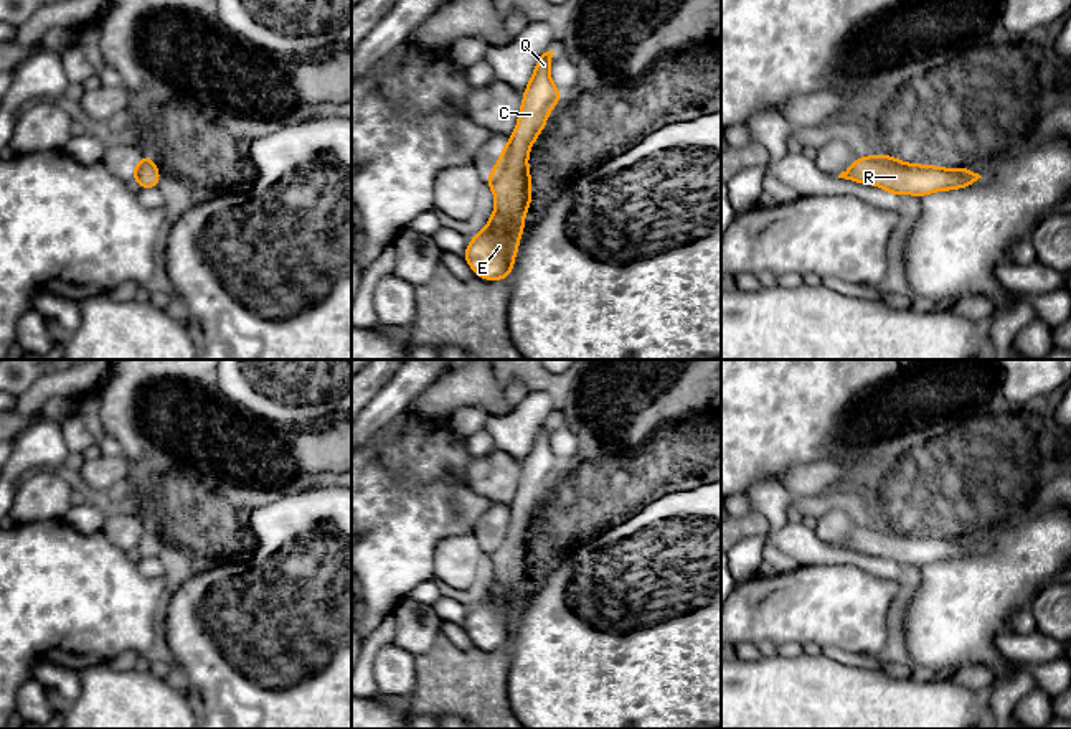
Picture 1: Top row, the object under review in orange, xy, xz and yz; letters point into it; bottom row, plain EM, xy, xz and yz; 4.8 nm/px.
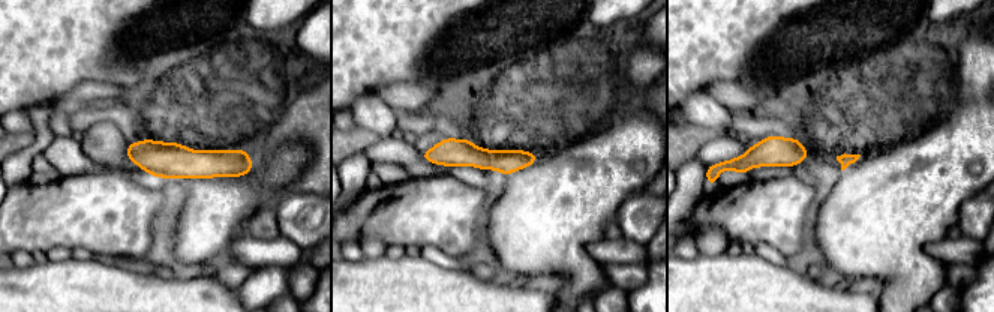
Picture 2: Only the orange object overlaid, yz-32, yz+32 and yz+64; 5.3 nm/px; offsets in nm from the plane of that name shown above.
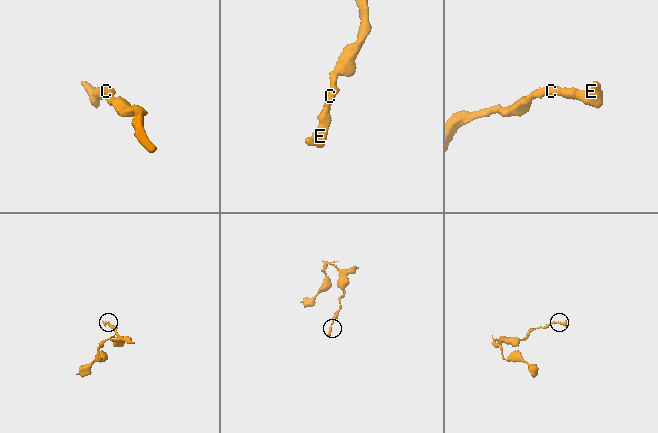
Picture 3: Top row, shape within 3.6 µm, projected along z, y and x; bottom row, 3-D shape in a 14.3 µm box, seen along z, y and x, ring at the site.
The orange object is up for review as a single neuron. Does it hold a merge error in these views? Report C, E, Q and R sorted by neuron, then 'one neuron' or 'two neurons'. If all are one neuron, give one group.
C E Q R; one neuron

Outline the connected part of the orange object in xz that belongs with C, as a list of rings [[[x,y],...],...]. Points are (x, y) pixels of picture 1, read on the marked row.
[[[546,51],[540,56],[531,81],[525,87],[518,124],[488,173],[487,181],[497,206],[487,226],[470,238],[462,254],[474,274],[485,280],[508,279],[517,257],[525,211],[531,206],[528,152],[563,96],[550,78],[553,53]]]

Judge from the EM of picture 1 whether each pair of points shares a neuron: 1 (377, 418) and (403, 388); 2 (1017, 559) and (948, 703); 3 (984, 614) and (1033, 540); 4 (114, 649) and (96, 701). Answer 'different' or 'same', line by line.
1: same
2: different
3: same
4: different

